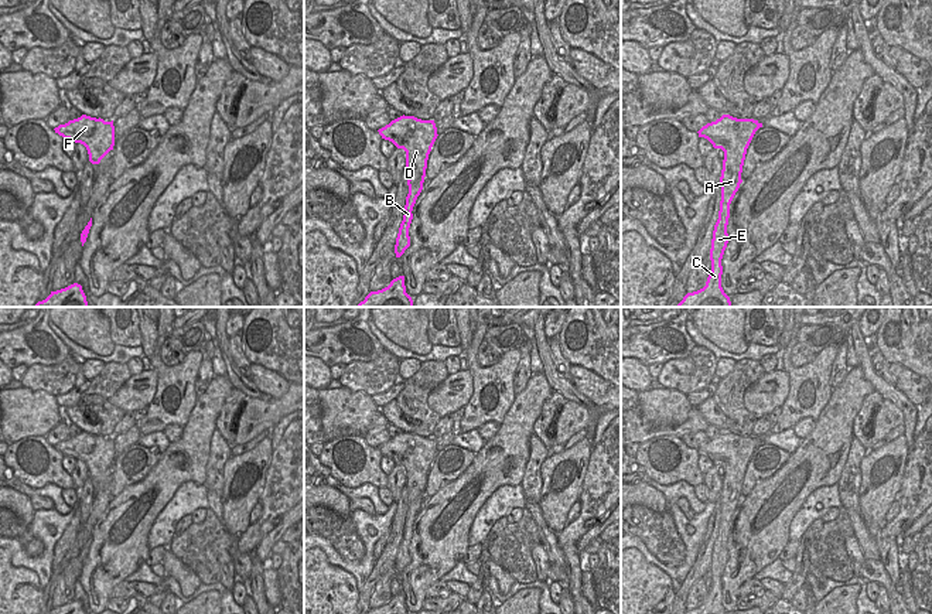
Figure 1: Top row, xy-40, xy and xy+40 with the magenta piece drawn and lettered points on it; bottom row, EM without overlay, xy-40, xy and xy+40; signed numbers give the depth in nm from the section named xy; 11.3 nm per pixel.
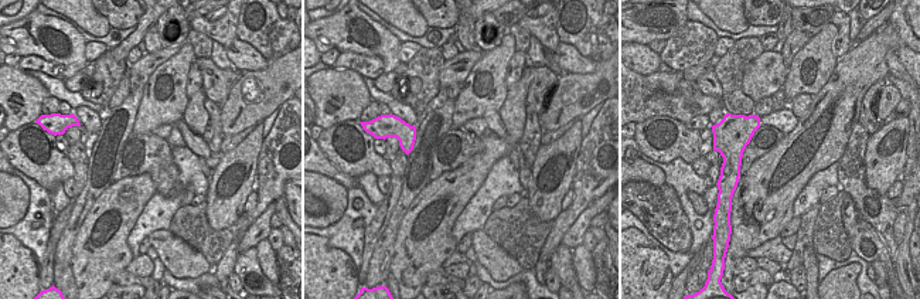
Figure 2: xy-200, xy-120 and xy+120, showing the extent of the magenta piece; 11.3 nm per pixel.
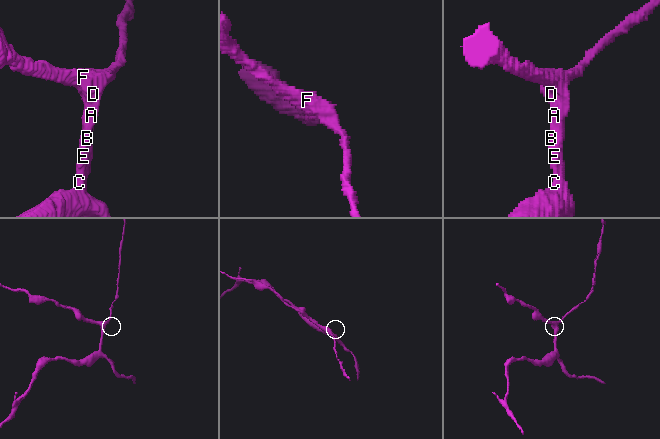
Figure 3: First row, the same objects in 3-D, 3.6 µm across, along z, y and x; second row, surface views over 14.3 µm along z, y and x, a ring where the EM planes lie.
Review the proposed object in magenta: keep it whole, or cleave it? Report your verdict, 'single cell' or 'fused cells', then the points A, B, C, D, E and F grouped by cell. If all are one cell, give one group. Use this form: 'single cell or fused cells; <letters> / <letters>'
single cell; A B C D E F

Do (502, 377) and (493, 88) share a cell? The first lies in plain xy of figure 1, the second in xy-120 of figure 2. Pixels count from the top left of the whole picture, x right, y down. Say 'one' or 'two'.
one

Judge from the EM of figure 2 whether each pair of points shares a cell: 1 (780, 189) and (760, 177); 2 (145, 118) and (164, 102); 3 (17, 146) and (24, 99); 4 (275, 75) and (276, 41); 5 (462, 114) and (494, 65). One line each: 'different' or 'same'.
1: same
2: same
3: different
4: different
5: same

